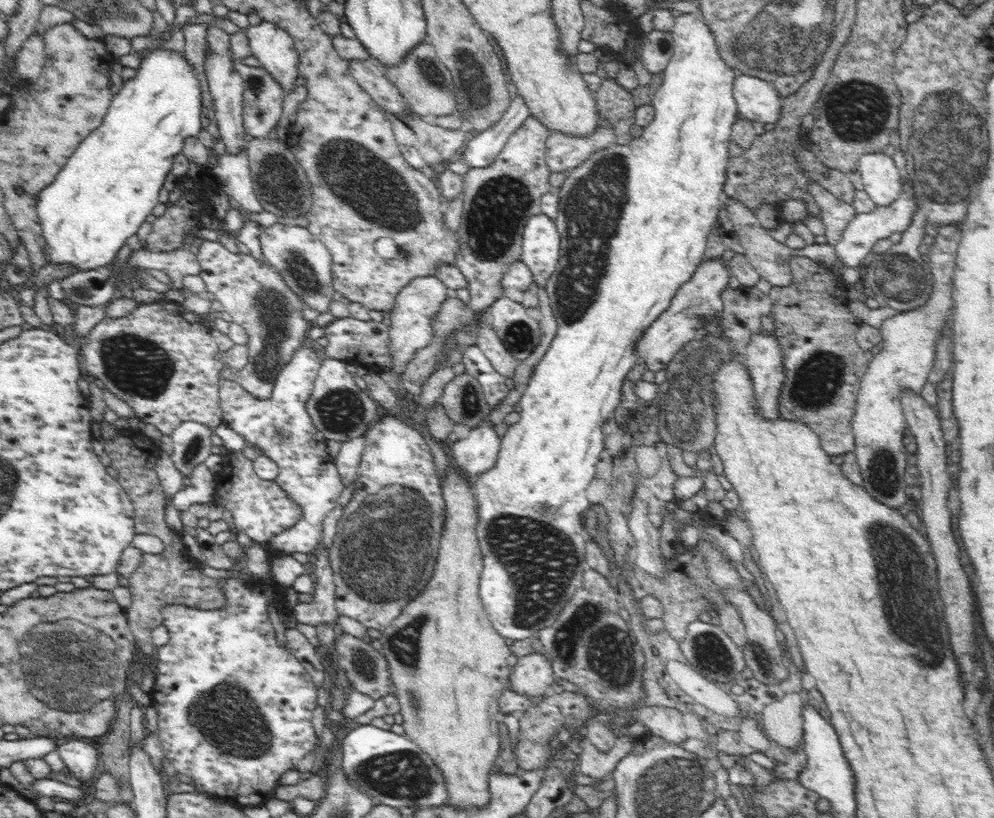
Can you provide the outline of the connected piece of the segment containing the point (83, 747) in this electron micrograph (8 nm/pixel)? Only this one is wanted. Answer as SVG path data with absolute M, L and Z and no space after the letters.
M70 738L56 749L65 766L80 782L96 776L99 753L92 745L78 738Z

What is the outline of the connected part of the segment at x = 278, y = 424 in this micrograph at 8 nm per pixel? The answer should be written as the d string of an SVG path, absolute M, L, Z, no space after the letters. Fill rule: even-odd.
M312 344L300 346L288 364L280 369L274 379L272 394L266 400L251 399L236 379L231 381L221 377L219 380L223 422L230 430L240 434L248 446L256 448L278 465L279 476L275 482L288 495L288 499L301 509L301 519L292 528L263 543L271 558L290 556L296 552L308 554L314 548L319 548L324 519L328 512L337 507L336 500L345 488L333 459L326 452L326 437L316 429L306 412L306 403L321 364L322 360L316 355Z

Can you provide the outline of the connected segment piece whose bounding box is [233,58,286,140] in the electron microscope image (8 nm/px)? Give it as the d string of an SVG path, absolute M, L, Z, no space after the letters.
M234 58L235 71L243 78L243 125L253 140L263 139L282 116L286 92L264 67L252 67Z

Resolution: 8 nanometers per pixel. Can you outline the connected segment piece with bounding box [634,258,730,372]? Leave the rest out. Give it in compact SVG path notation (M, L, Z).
M722 259L702 260L692 278L685 282L674 295L668 310L644 330L640 340L636 342L636 355L639 361L646 361L648 369L654 371L667 368L668 362L688 342L694 339L696 332L704 328L704 320L719 318L723 313L721 292L727 287L730 277L728 266Z

